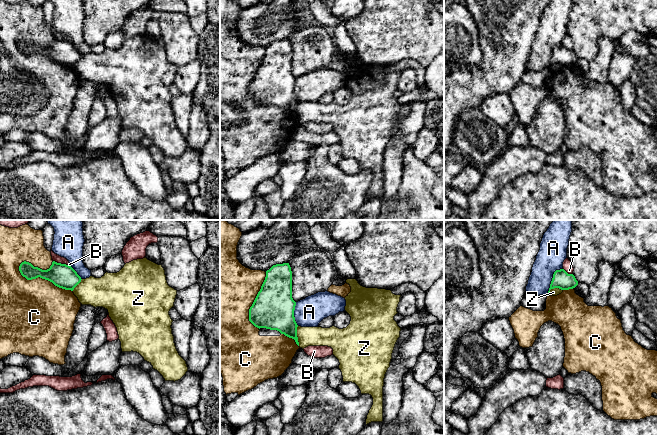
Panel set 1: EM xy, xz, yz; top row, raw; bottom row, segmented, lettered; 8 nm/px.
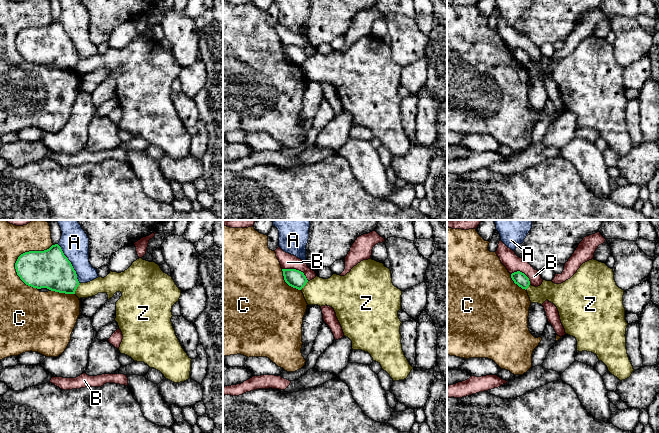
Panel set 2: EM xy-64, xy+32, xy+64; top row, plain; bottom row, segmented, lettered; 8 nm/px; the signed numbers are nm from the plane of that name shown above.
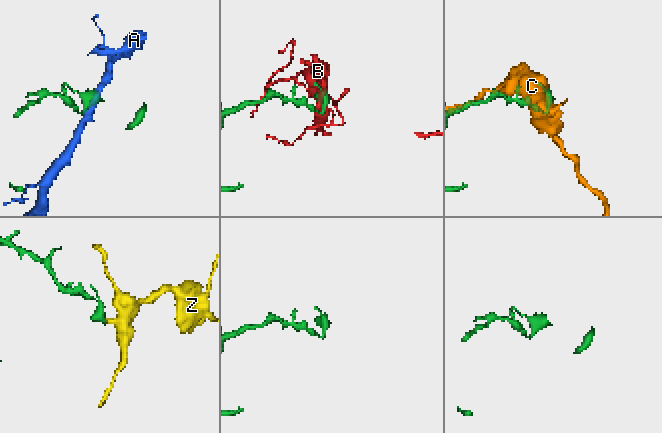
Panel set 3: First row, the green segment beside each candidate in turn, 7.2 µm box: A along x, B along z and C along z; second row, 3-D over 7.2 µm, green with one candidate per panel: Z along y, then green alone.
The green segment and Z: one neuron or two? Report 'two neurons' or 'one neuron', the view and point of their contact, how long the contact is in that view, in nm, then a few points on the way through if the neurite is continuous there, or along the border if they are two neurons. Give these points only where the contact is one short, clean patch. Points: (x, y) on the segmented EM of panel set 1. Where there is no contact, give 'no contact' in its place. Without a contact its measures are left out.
two neurons | xz (296, 336) | 160 nm | along xz (297, 326), (297, 341), (299, 345)

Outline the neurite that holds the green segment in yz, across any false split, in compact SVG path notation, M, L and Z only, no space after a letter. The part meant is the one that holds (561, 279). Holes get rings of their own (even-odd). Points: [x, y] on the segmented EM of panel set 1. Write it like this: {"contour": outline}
{"contour": "M564 269L556 270L553 274L548 293L554 288L569 290L575 288L577 285L578 281L573 274L568 274Z"}

